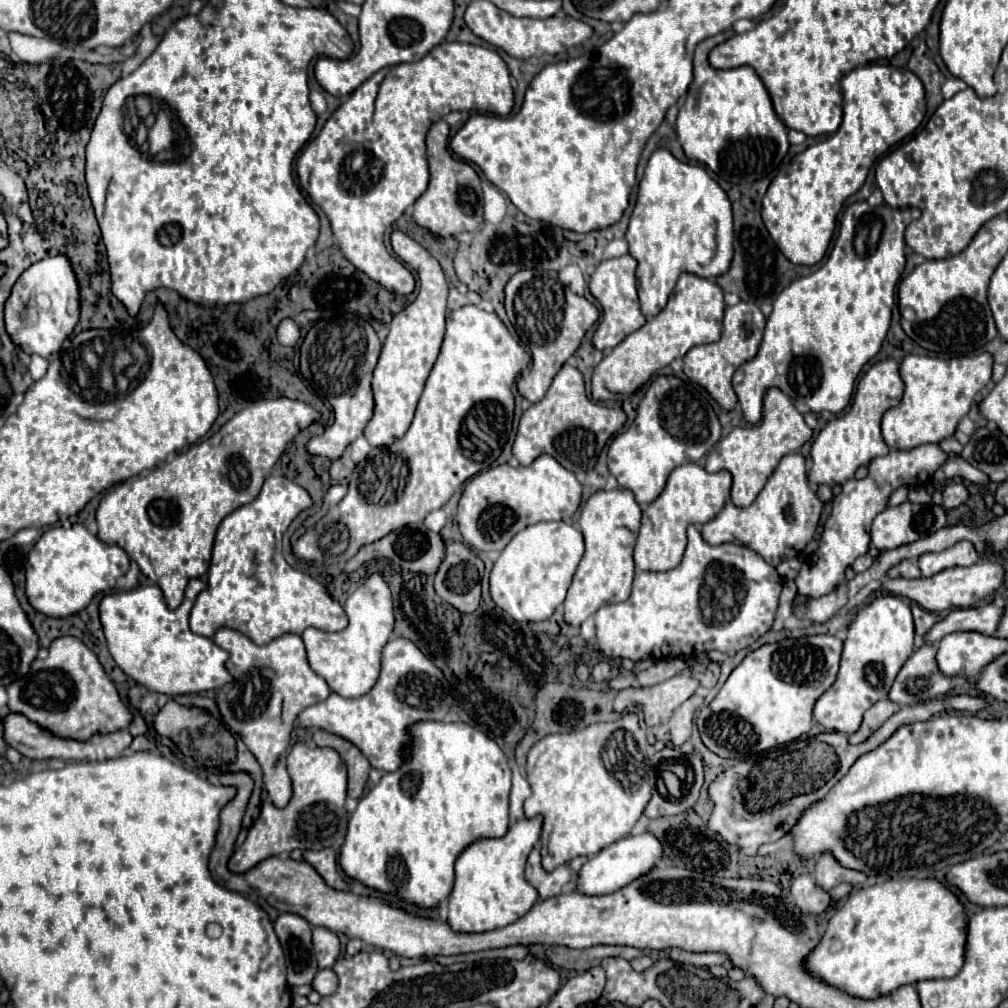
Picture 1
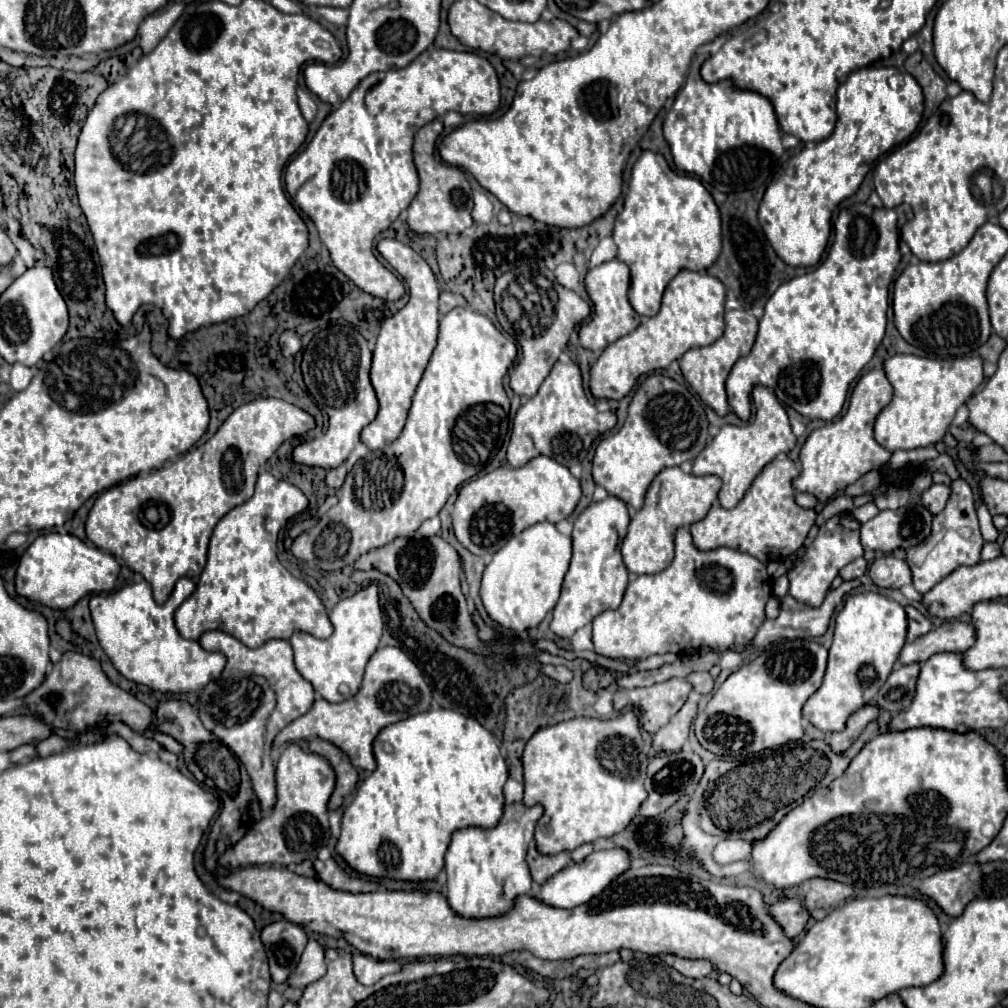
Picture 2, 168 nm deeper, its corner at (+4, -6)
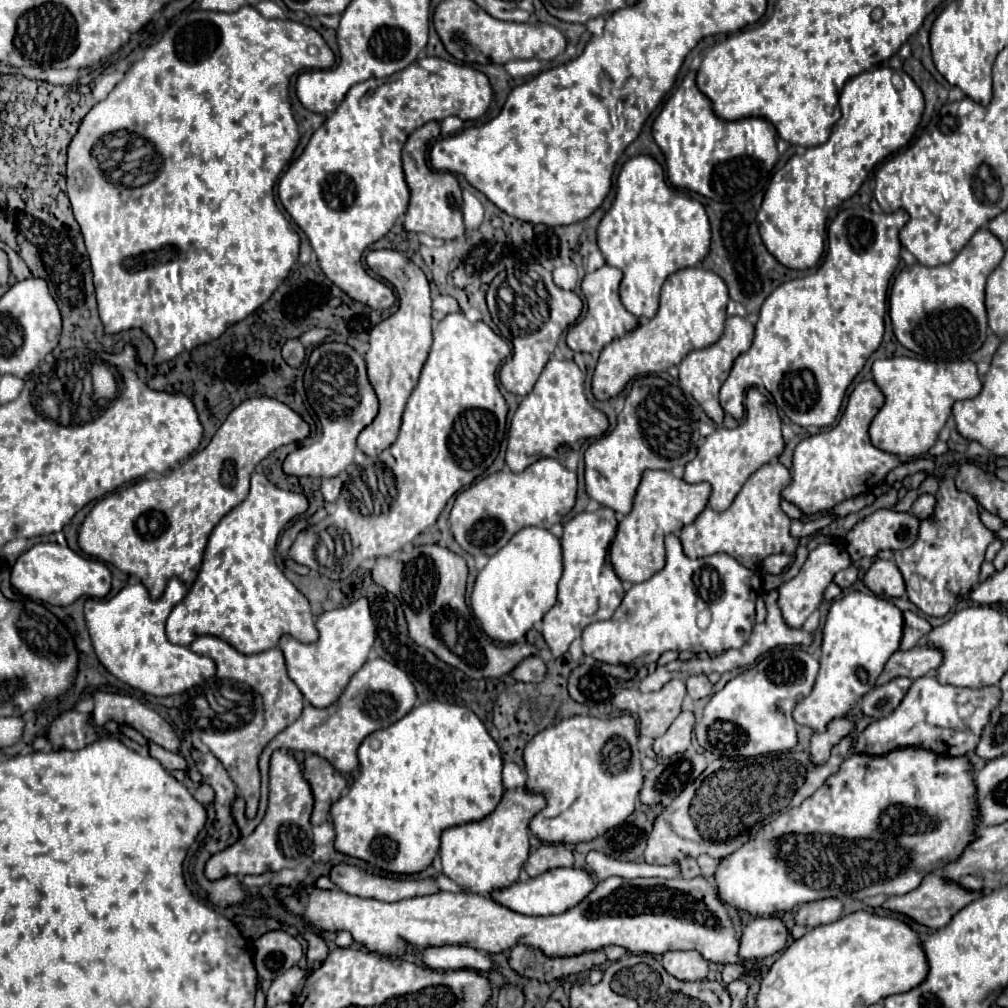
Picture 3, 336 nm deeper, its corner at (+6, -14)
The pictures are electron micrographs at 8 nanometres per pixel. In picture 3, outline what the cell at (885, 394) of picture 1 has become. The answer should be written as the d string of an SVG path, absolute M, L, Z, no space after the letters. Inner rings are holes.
M862 380L856 384L840 422L834 428L818 432L796 446L792 460L792 484L782 490L782 498L796 504L804 514L816 514L882 484L886 474L902 464L898 456L874 448L868 436L868 426L884 406L884 400L886 398L876 382Z

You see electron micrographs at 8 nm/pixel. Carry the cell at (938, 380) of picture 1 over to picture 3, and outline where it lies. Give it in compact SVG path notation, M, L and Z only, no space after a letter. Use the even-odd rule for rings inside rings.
M906 356L886 358L874 362L872 374L878 388L886 396L886 404L870 424L870 440L876 448L904 460L928 454L952 414L954 402L974 398L982 388L976 364L972 360L938 364Z

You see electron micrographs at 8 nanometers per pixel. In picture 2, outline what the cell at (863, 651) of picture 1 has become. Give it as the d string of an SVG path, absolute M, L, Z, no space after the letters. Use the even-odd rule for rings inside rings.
M860 592L846 598L834 620L834 640L828 650L828 666L822 686L806 700L802 716L824 732L840 732L852 712L868 704L892 672L900 648L906 642L906 612L896 602L878 592ZM862 666L872 666L876 676L864 682L858 672Z

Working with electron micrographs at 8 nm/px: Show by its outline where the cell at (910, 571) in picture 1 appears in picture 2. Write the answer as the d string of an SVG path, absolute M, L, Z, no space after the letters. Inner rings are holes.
M878 554L868 572L872 582L880 588L902 588L912 584L912 572L908 564L890 554Z

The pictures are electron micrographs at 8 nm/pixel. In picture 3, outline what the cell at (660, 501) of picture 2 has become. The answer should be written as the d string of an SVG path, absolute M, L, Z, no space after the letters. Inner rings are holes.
M646 470L634 496L634 508L618 524L616 538L610 546L610 564L616 576L628 582L644 582L654 576L654 572L660 572L666 564L664 538L670 532L678 532L686 524L692 524L708 506L708 498L710 484L706 482L688 484L676 478L672 472Z

